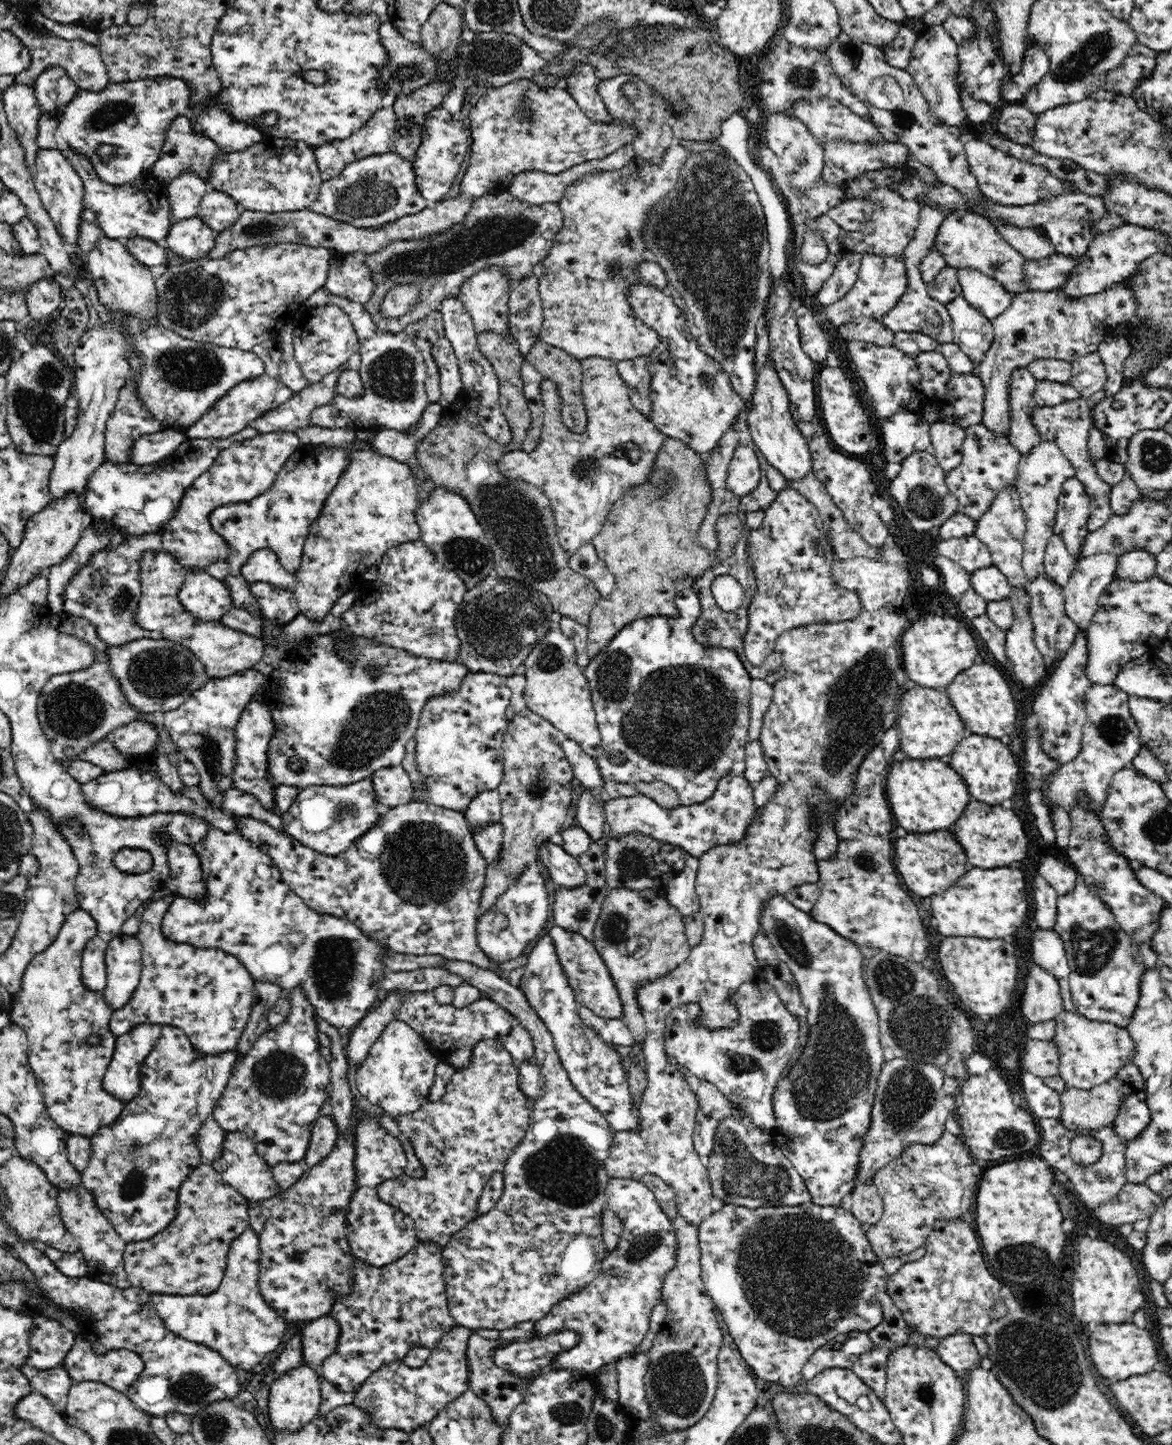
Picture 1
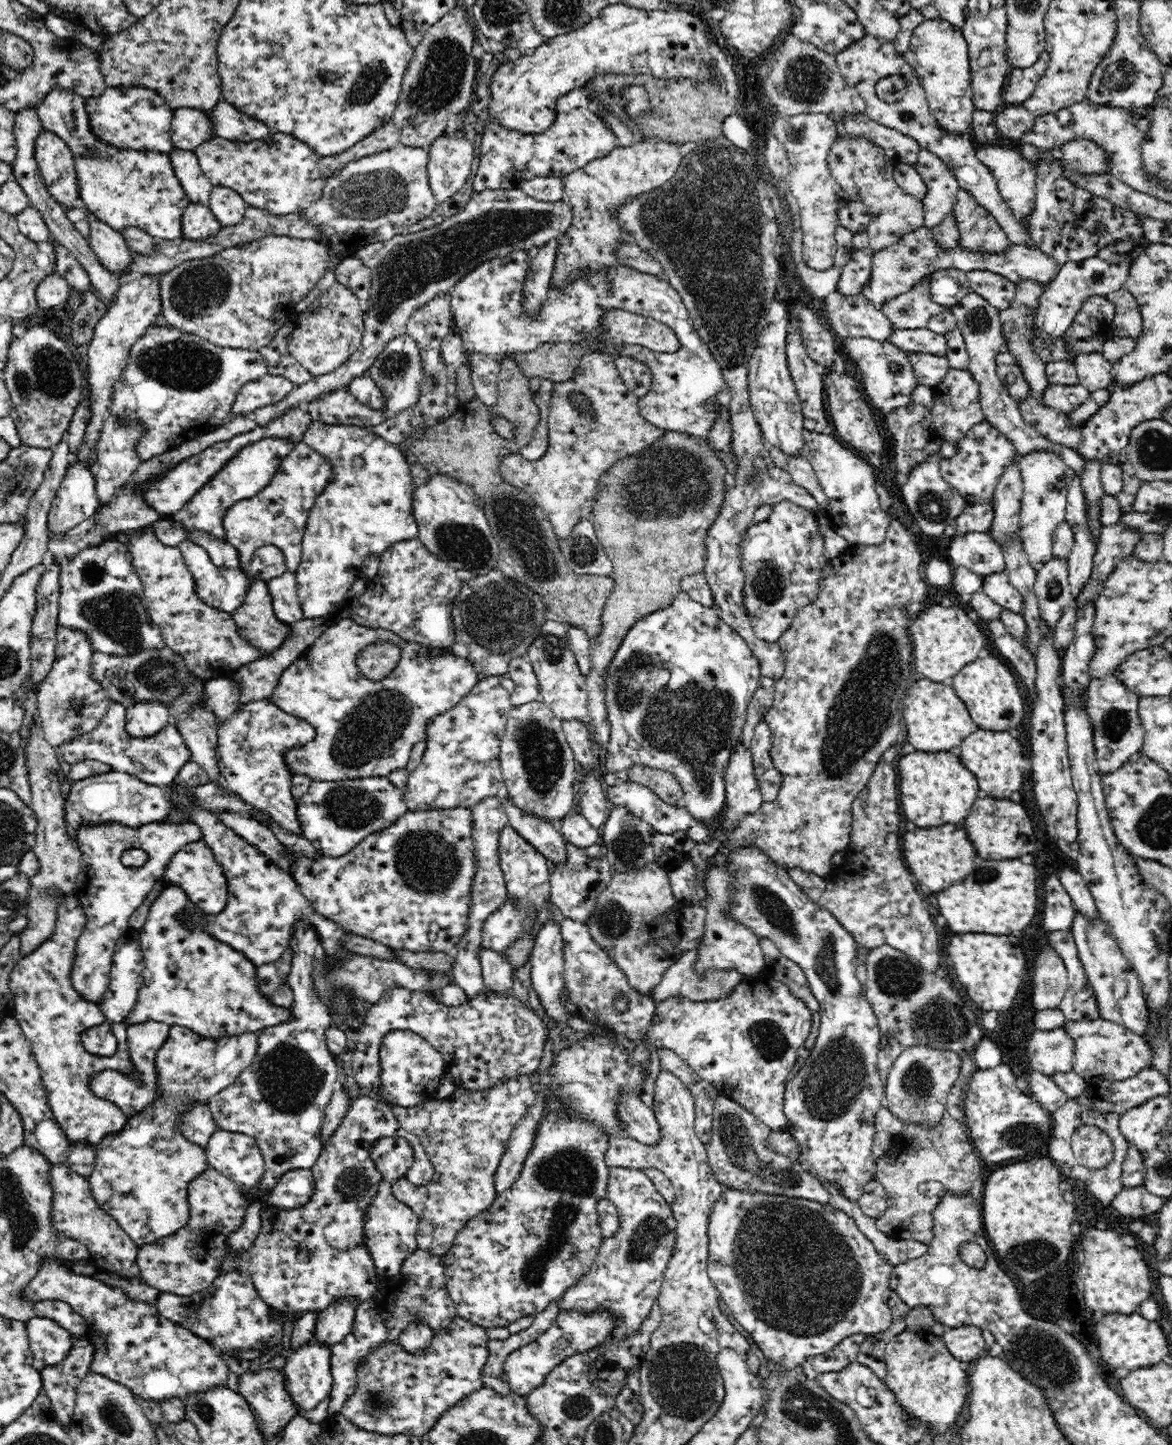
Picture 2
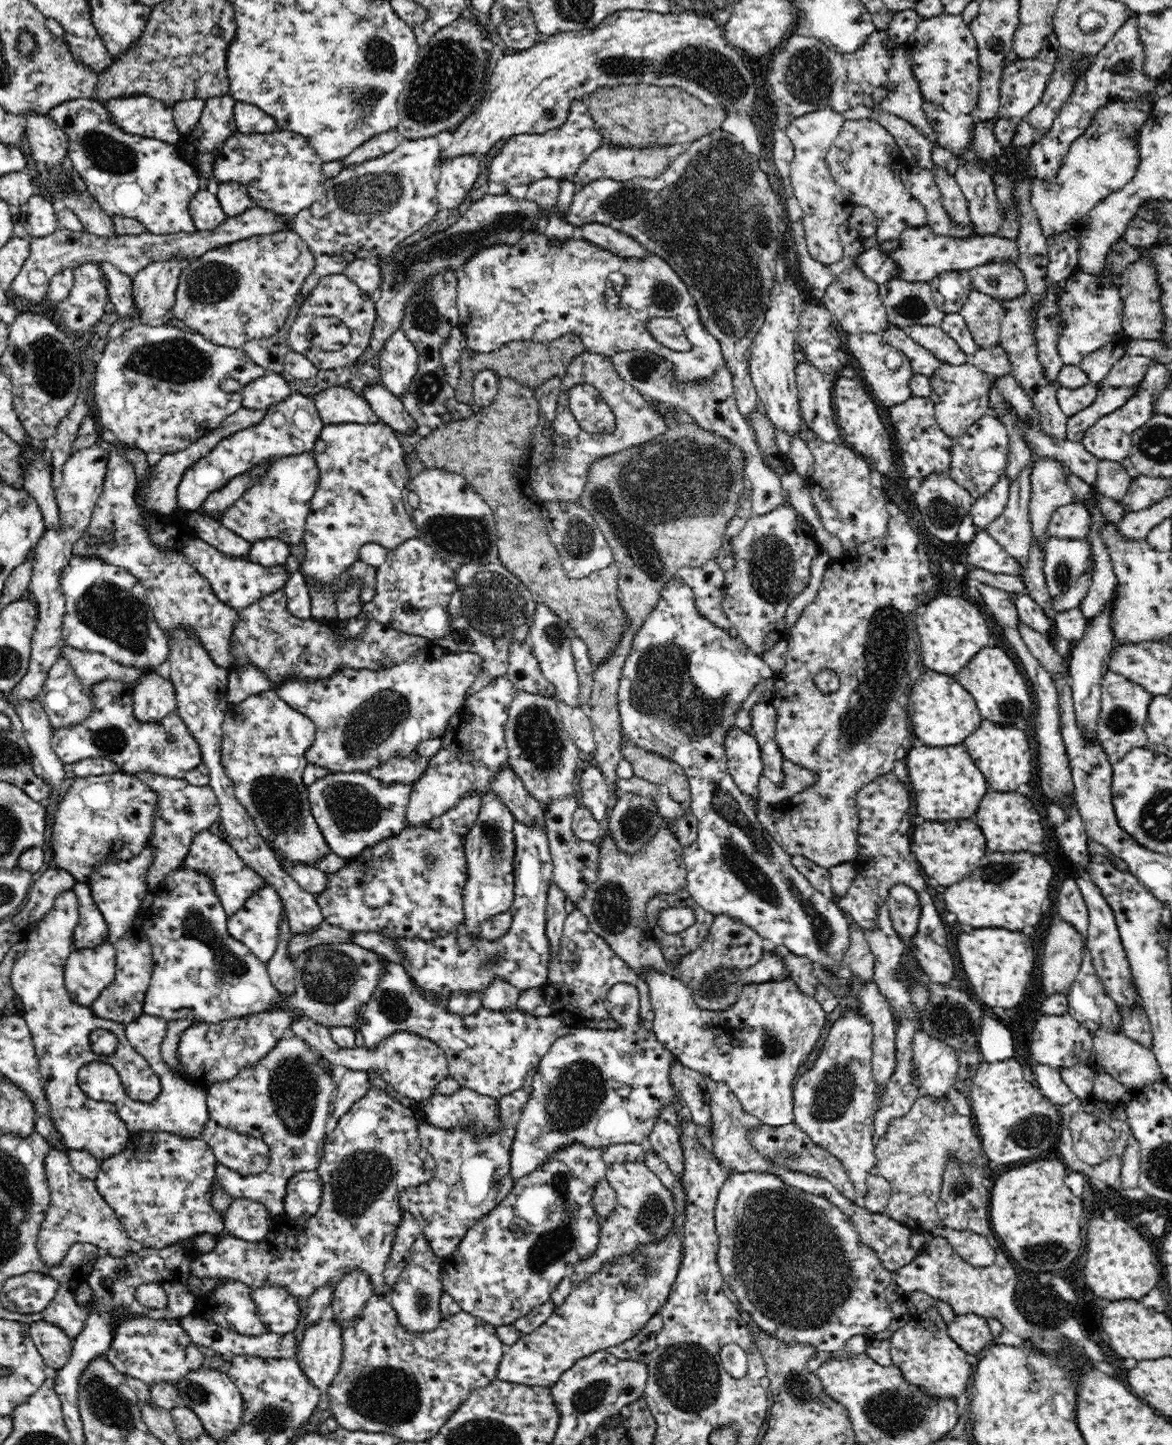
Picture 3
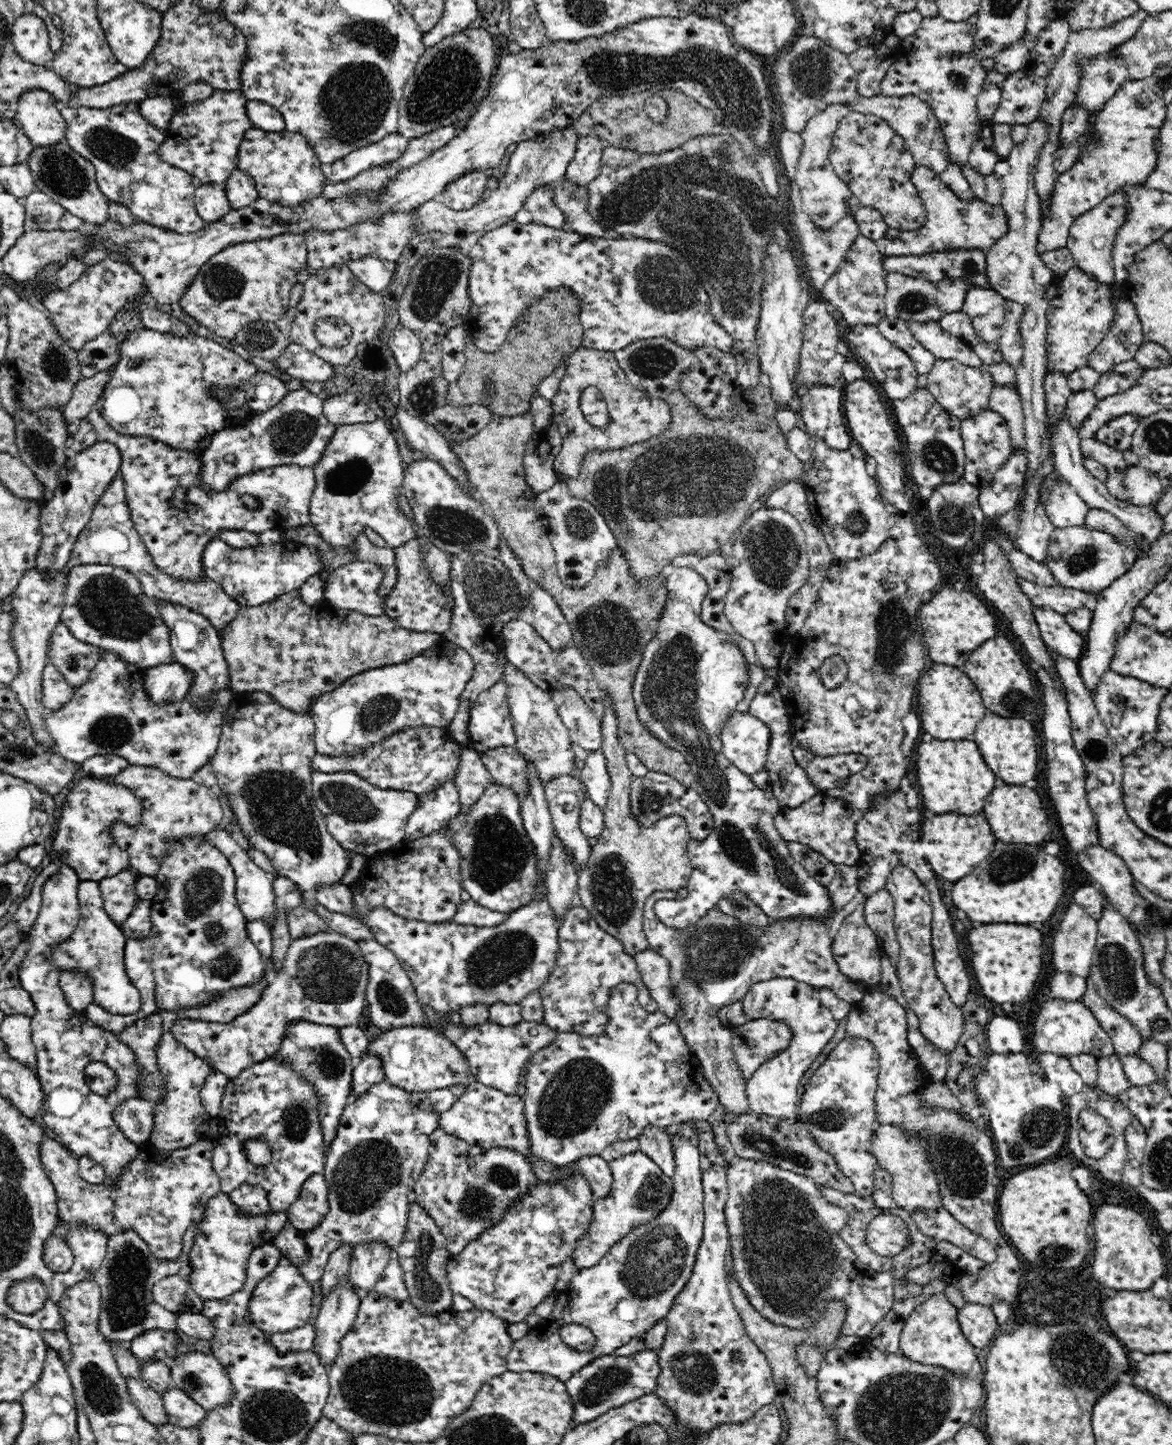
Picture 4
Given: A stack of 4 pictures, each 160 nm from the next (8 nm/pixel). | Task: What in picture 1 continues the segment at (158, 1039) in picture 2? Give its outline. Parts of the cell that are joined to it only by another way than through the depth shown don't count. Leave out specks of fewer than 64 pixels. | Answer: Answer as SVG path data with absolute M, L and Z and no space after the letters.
M142 1023L136 1025L130 1032L118 1037L115 1044L114 1058L112 1058L103 1076L102 1084L108 1094L114 1095L124 1102L130 1102L138 1095L140 1087L142 1087L140 1074L143 1068L143 1060L151 1054L151 1050L156 1046L161 1032L161 1024Z

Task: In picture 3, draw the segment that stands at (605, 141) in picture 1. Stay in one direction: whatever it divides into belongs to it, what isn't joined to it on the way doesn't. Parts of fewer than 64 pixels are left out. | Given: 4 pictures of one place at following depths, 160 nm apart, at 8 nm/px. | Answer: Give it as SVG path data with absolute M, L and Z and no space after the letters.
M576 100L572 102L570 114L567 116L567 122L558 128L548 129L548 132L539 135L514 135L507 140L507 143L498 150L498 154L492 158L488 170L488 183L495 191L518 192L520 186L528 186L544 177L553 179L562 179L566 176L576 174L579 166L605 142L600 129L596 126L587 107L588 100Z

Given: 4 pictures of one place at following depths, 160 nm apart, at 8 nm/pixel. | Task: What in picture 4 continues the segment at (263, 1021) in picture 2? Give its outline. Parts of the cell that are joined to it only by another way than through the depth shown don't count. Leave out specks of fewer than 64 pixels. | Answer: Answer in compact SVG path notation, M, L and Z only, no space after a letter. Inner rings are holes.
M198 833L170 839L163 855L155 878L159 891L151 900L152 928L148 936L152 941L150 967L155 978L154 998L158 1010L188 1009L208 1004L225 989L255 983L264 973L266 961L248 935L248 920L235 897L235 866L226 853L211 844L203 833ZM404 1025L373 1034L366 1055L380 1058L385 1080L402 1086L408 1092L428 1092L452 1085L468 1086L471 1072L463 1054L441 1033L432 1027Z

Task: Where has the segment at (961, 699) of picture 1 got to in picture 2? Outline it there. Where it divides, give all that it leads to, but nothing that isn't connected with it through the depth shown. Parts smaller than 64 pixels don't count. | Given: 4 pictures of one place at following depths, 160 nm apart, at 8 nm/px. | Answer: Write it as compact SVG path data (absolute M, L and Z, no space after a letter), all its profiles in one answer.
M988 656L984 660L976 660L967 664L956 676L952 677L948 683L963 699L967 705L968 712L971 713L972 720L980 729L994 729L1005 732L1014 730L1022 724L1024 720L1024 700L1018 692L1018 682L1012 670L996 660L994 656Z

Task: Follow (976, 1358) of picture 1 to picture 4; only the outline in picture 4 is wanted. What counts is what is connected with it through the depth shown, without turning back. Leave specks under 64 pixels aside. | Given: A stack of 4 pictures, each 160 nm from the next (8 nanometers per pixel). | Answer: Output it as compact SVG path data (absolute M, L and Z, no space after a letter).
M965 1304L959 1311L958 1319L964 1336L975 1348L986 1350L999 1334L1000 1325L990 1306Z

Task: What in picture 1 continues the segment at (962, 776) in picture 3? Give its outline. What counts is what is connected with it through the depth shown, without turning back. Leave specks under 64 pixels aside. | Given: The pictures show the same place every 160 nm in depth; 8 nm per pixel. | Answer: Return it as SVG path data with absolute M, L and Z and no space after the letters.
M940 758L895 761L890 766L886 784L896 826L902 826L908 833L948 830L972 801L966 781Z

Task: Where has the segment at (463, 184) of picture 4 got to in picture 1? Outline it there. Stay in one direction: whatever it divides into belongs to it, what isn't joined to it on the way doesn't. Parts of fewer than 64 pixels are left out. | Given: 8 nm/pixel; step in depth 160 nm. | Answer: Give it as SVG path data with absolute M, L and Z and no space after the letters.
M440 106L434 112L428 114L426 126L424 126L424 140L422 146L416 151L414 160L415 180L428 207L434 207L446 194L460 174L460 166L464 158L468 156L468 148L472 144L472 138L462 120L456 120L450 113Z

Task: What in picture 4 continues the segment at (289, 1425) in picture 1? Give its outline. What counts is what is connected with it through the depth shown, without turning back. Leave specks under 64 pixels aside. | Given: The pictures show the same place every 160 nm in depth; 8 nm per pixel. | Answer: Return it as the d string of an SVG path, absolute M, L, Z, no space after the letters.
M348 1276L344 1287L334 1288L328 1296L323 1297L320 1311L313 1323L316 1340L314 1340L314 1349L312 1350L317 1350L322 1364L326 1365L326 1367L333 1364L333 1359L337 1354L339 1343L342 1341L342 1338L344 1338L346 1332L352 1328L361 1303L361 1298L362 1294L356 1292L356 1289L350 1285Z

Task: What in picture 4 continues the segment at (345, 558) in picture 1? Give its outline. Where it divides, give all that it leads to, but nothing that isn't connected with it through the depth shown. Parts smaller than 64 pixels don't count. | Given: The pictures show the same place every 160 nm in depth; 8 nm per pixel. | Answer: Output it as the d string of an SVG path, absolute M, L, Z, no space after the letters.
M377 418L373 422L337 425L331 442L327 444L313 471L315 490L310 503L310 524L314 525L321 539L330 546L346 546L354 550L356 536L365 533L367 529L376 530L376 533L384 537L387 546L394 549L419 535L415 522L412 523L397 508L396 500L402 493L405 465L400 458L396 439L383 420Z

